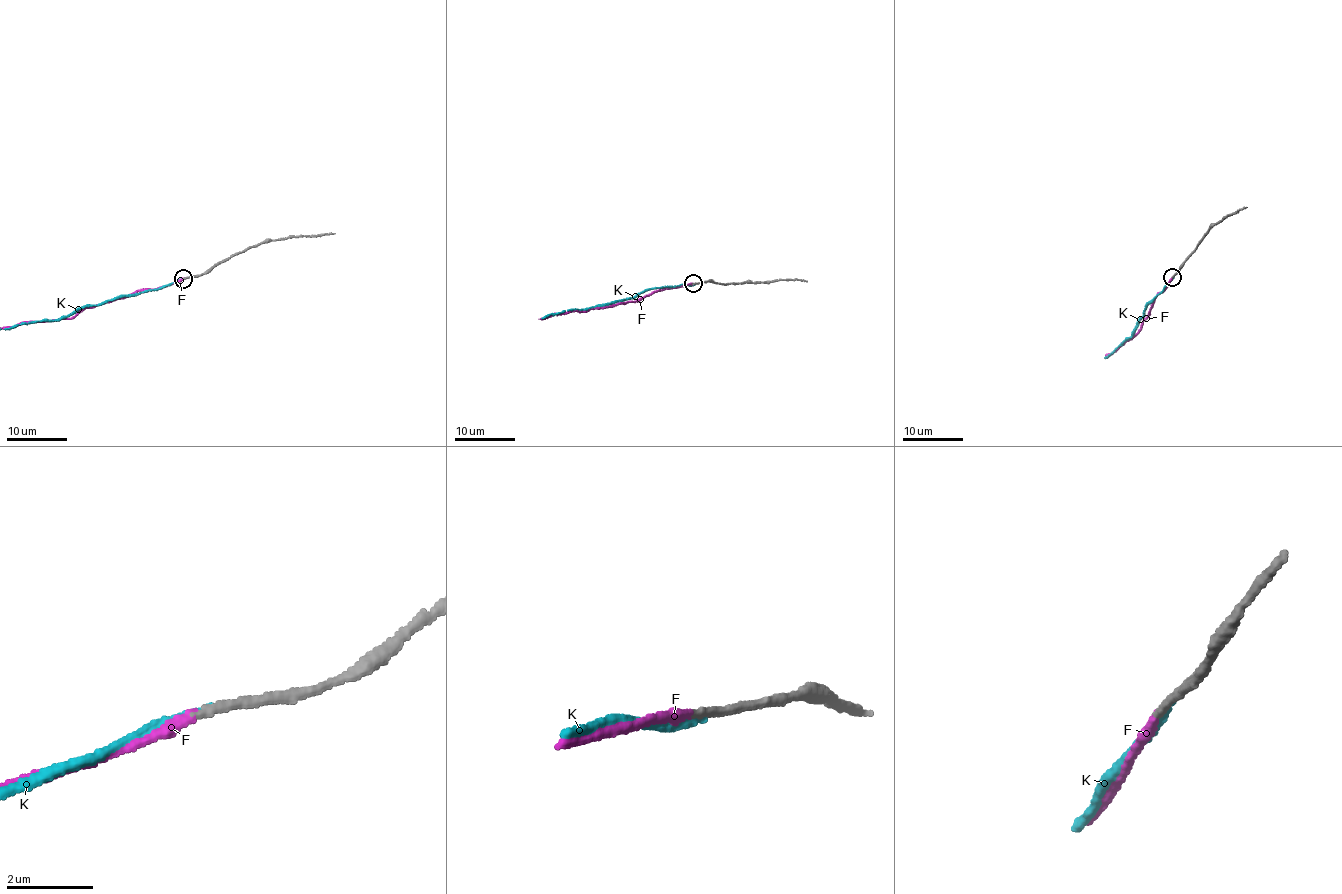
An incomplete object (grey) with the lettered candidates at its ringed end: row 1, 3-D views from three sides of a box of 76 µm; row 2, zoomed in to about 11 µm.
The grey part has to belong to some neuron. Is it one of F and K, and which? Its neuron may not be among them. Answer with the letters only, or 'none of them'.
F

